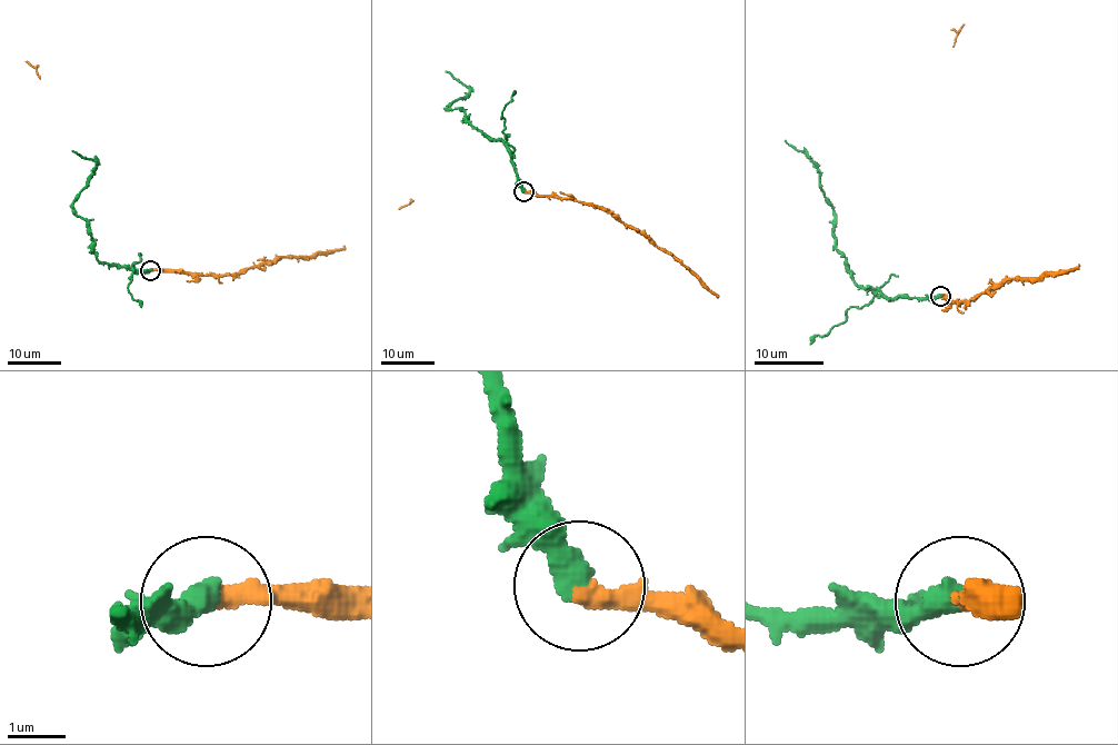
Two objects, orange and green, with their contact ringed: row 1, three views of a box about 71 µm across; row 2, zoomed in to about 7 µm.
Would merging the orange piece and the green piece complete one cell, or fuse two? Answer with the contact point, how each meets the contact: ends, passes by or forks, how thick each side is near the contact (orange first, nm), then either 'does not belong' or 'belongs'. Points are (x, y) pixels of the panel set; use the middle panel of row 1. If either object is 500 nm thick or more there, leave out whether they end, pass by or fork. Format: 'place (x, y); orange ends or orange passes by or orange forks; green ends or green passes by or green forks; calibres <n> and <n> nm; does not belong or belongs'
place (523, 191); orange ends; green ends; calibres 360 and 480 nm; belongs

